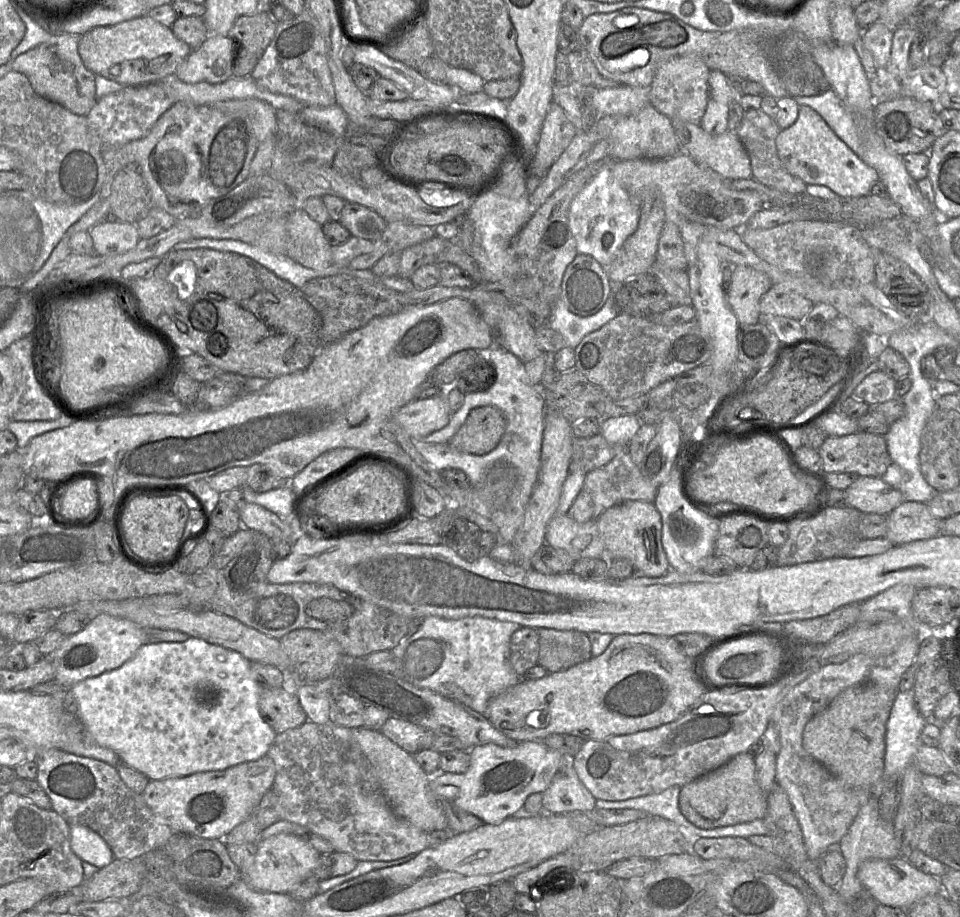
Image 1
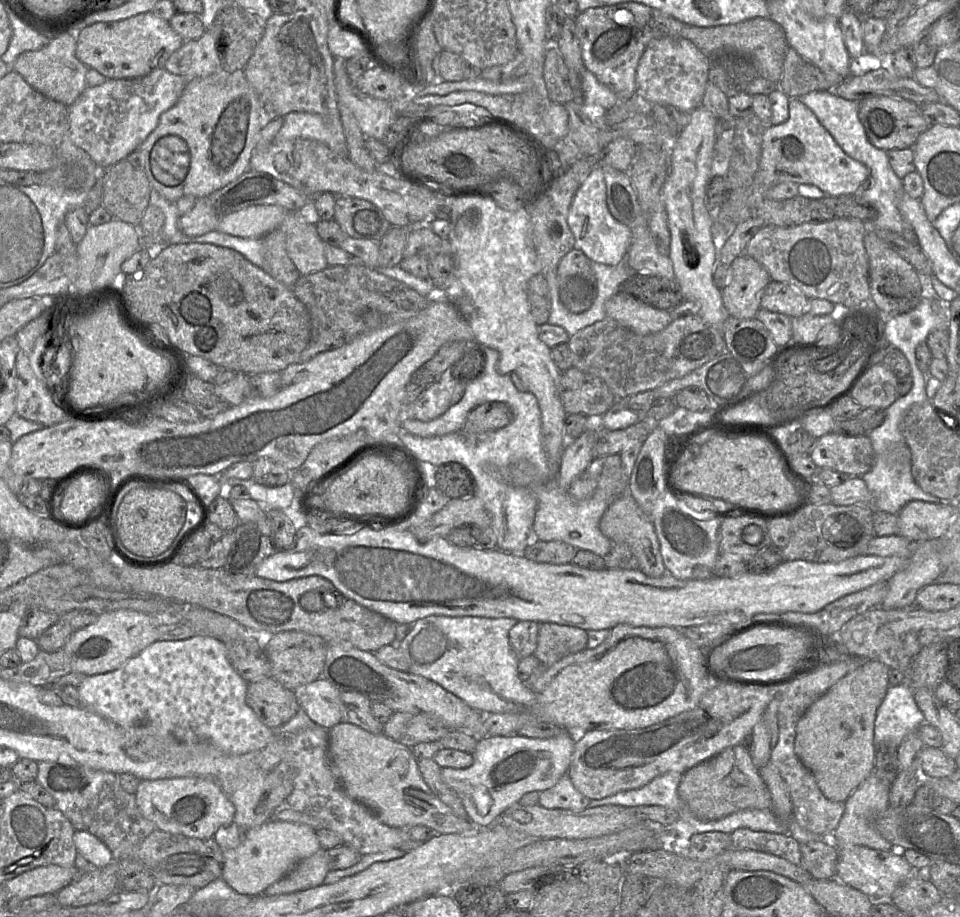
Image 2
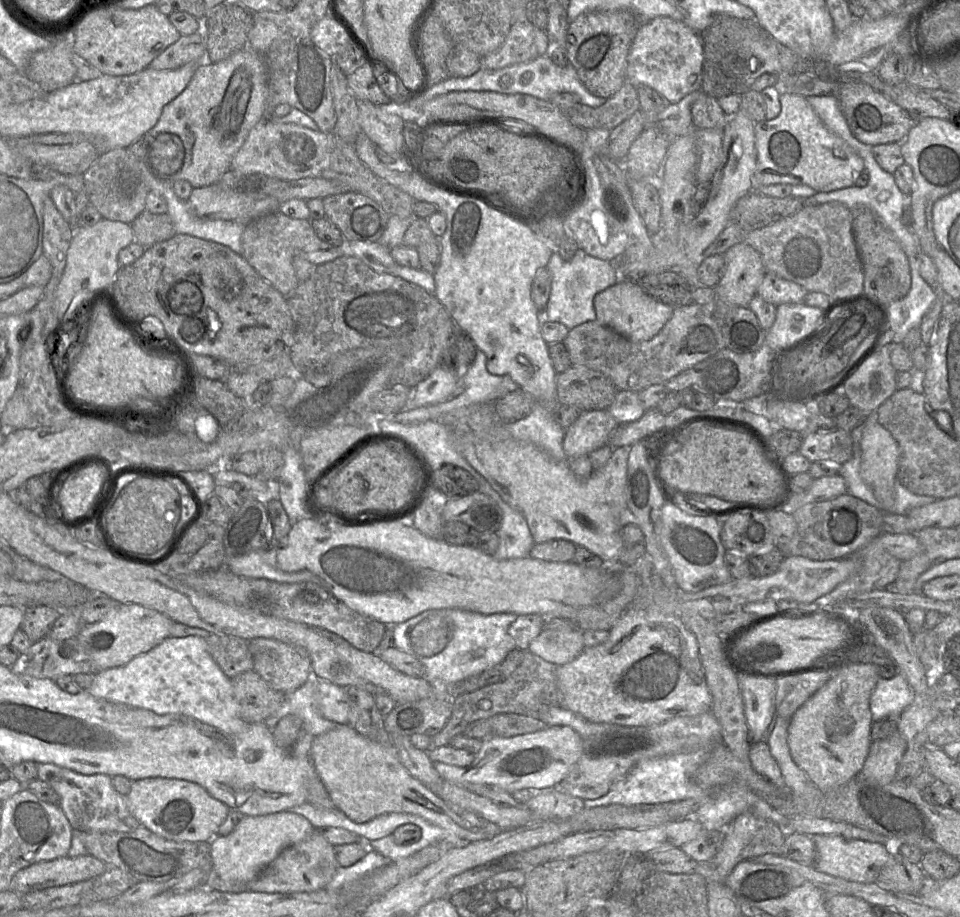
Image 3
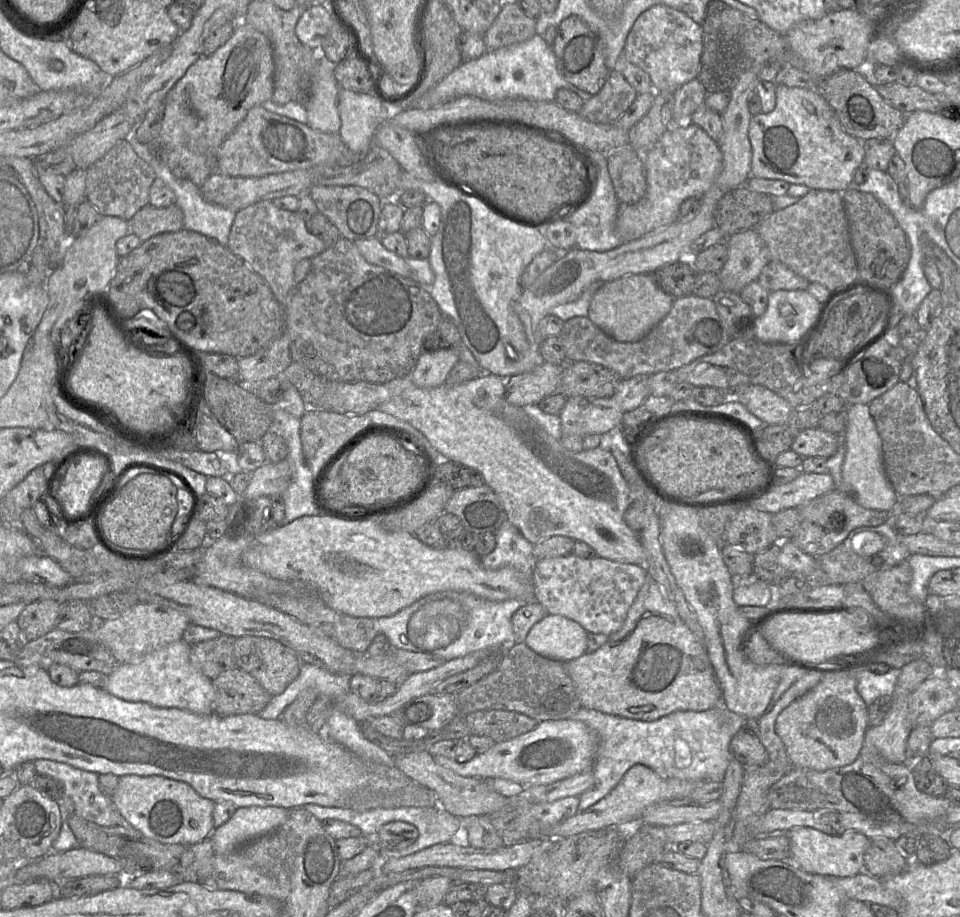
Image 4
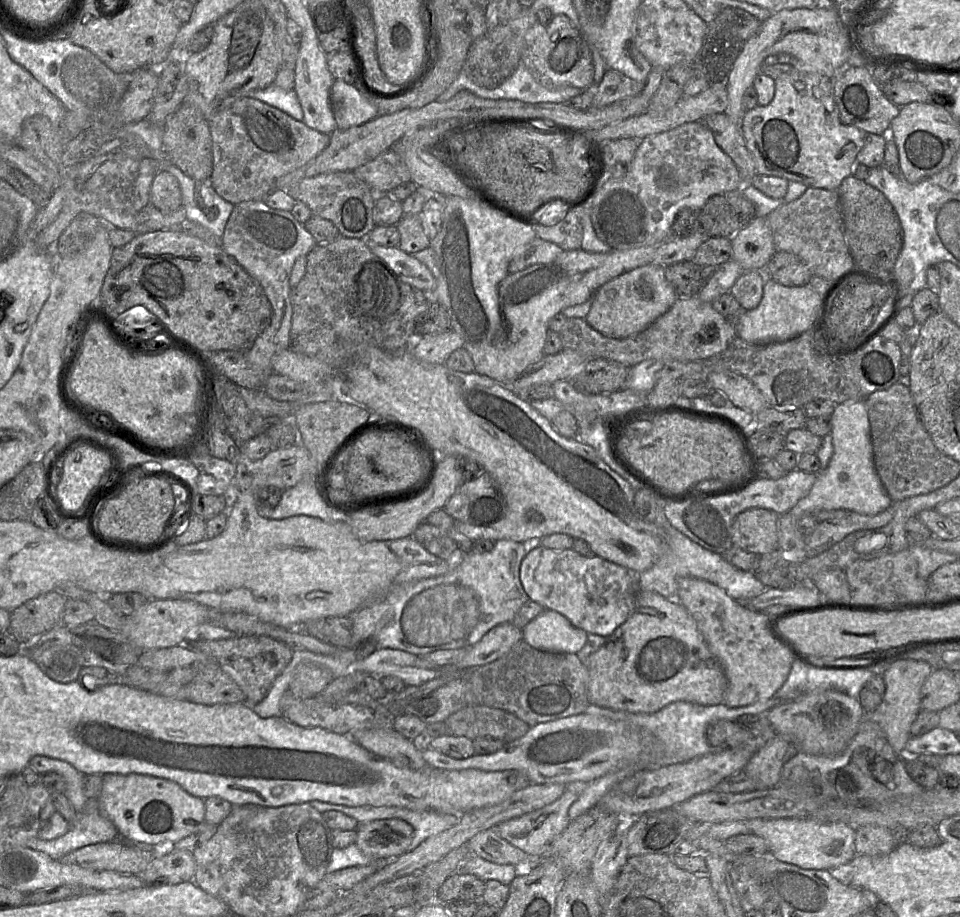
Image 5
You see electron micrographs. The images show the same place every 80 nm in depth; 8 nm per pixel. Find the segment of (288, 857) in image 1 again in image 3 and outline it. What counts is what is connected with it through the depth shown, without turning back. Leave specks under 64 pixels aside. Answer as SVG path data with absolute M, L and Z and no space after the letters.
M289 810L260 816L243 816L231 833L225 836L217 835L211 839L213 872L227 881L249 883L273 862L283 849L306 839L314 830L309 820Z

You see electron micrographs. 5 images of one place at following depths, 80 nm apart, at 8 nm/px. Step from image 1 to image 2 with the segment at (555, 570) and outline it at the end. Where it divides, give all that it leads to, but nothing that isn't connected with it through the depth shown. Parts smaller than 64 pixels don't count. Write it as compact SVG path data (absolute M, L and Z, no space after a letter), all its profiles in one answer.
M532 539L523 556L537 563L560 565L571 563L575 553L576 549L565 542Z

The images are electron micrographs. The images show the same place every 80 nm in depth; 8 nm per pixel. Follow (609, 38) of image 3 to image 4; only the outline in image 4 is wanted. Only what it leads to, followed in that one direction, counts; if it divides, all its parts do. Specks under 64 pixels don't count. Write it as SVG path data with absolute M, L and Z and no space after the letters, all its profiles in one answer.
M578 16L564 19L551 48L559 72L569 83L591 95L602 89L610 72L605 63L603 43L599 33L593 31L584 20Z

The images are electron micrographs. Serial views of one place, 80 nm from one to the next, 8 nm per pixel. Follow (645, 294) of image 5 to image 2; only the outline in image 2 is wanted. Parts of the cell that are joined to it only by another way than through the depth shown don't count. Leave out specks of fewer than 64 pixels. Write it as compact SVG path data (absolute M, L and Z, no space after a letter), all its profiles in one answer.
M617 292L605 303L606 318L613 319L638 335L663 330L672 322L670 310L662 310L640 302L625 292Z

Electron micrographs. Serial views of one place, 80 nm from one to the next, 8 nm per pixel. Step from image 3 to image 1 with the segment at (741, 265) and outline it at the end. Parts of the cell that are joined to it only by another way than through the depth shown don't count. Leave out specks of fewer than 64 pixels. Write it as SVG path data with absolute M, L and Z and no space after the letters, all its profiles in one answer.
M747 266L732 267L732 279L726 299L740 326L762 321L760 300L771 288L769 277Z

